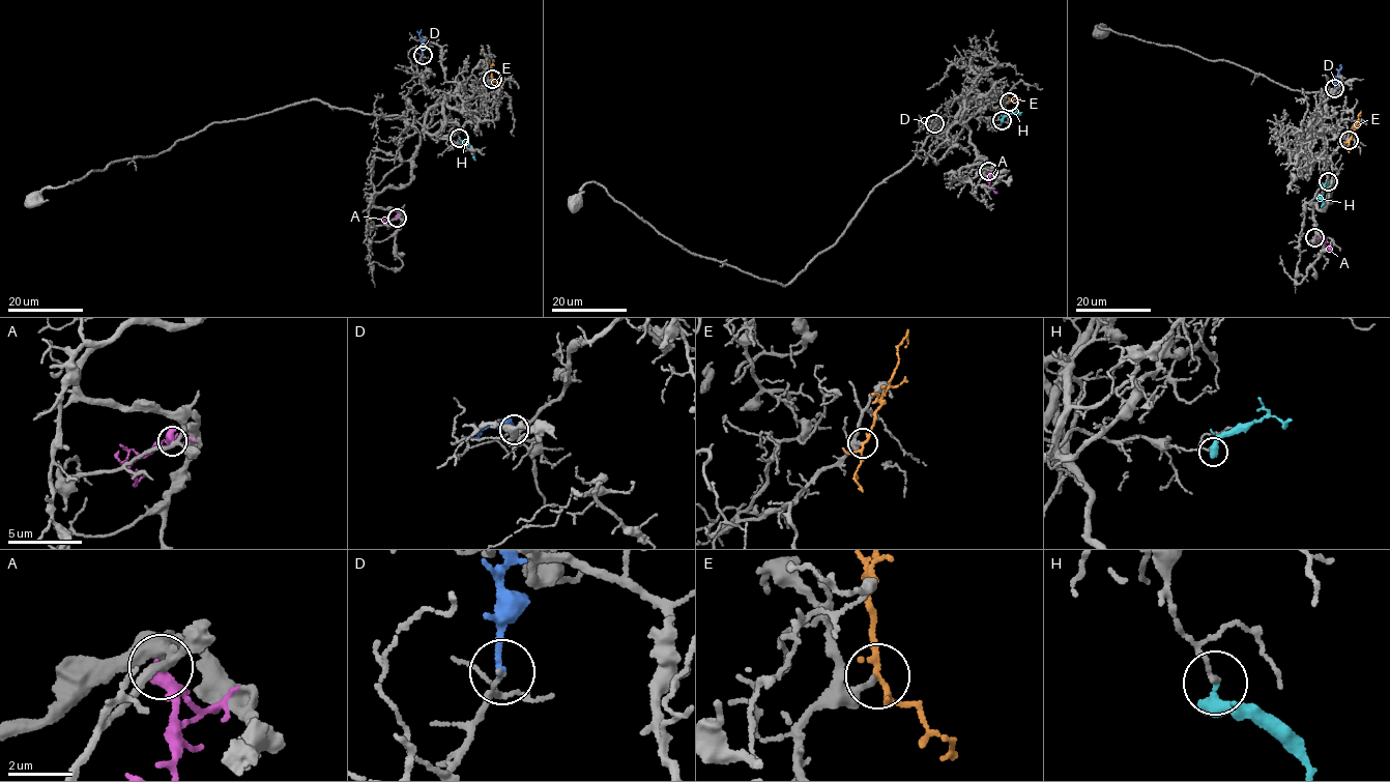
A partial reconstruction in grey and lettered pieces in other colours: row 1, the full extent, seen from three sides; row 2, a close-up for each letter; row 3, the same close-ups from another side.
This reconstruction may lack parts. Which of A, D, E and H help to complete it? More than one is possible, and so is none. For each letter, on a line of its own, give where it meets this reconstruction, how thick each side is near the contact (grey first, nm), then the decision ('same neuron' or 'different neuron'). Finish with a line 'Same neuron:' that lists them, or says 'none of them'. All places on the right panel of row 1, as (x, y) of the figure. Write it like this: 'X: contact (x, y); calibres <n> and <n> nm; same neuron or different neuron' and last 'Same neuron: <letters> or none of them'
A: contact (1314, 237); calibres 240 and 320 nm; different neuron
D: contact (1334, 88); calibres 130 and 190 nm; different neuron
E: contact (1349, 140); calibres 220 and 140 nm; same neuron
H: contact (1328, 181); calibres 160 and 400 nm; different neuron
Same neuron: E

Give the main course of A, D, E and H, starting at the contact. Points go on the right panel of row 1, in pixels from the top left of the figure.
A: (1315, 237), (1331, 250)
D: (1333, 88), (1339, 64)
E: (1349, 140), (1360, 116)
H: (1327, 181), (1321, 207)

